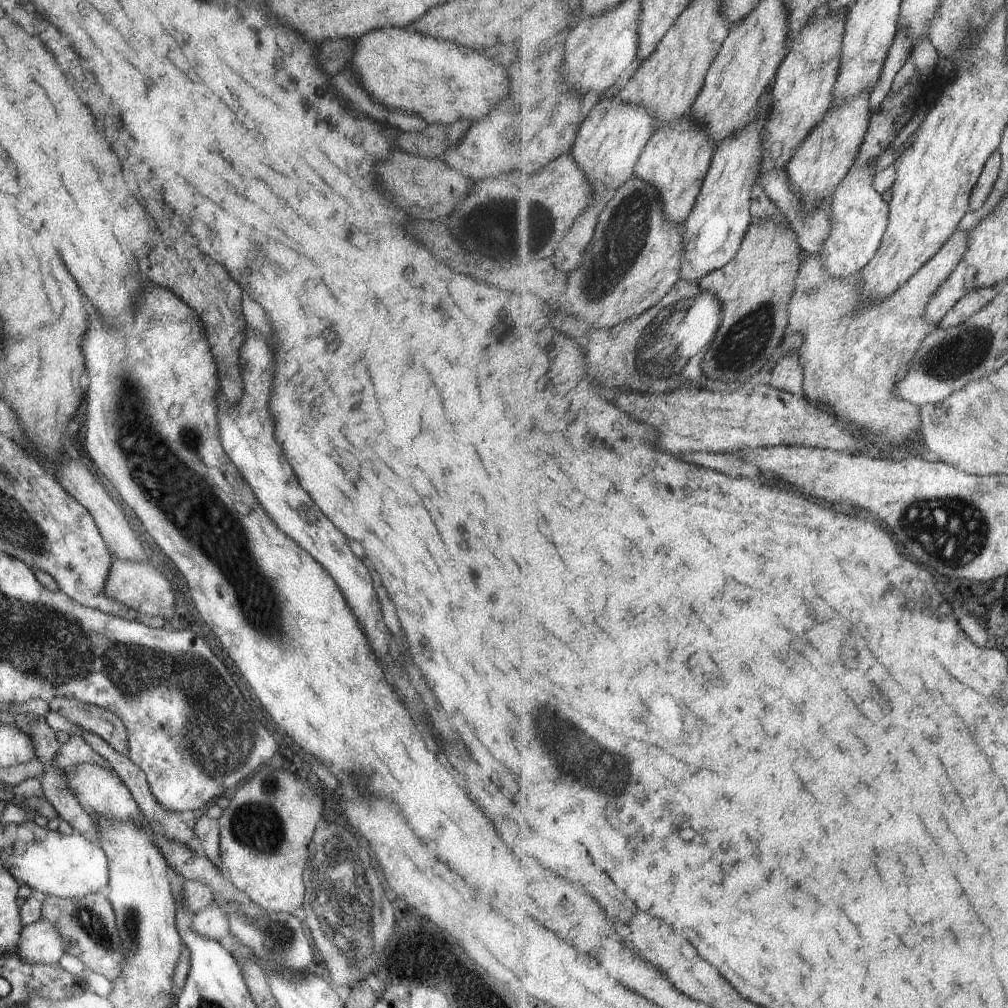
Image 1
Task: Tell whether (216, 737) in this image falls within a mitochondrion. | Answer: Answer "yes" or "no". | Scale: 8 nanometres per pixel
yes

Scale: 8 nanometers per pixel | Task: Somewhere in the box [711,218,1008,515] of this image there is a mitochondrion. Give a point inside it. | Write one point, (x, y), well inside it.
(952, 358)

